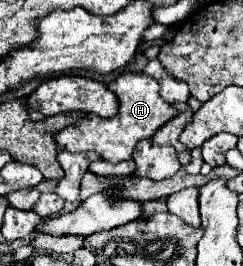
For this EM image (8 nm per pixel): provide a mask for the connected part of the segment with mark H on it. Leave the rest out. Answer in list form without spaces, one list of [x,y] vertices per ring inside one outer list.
[[[142,72],[138,74],[120,74],[114,82],[108,84],[108,88],[118,96],[120,100],[120,110],[114,118],[100,118],[96,114],[86,114],[68,128],[56,132],[56,144],[62,150],[68,152],[82,152],[82,150],[92,150],[100,154],[102,160],[106,162],[122,162],[130,160],[136,144],[140,140],[148,140],[154,136],[158,128],[162,128],[168,120],[176,116],[176,110],[164,102],[158,94],[158,84],[156,80],[144,76]]]

